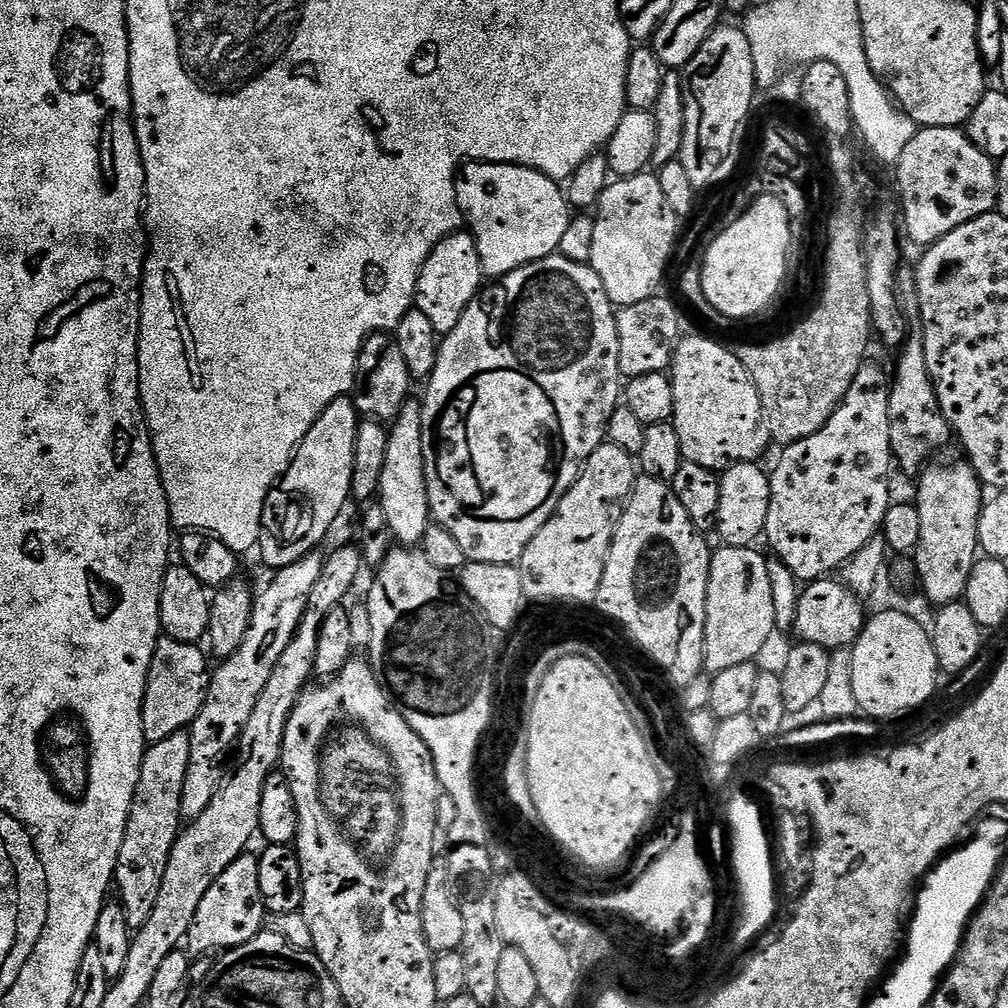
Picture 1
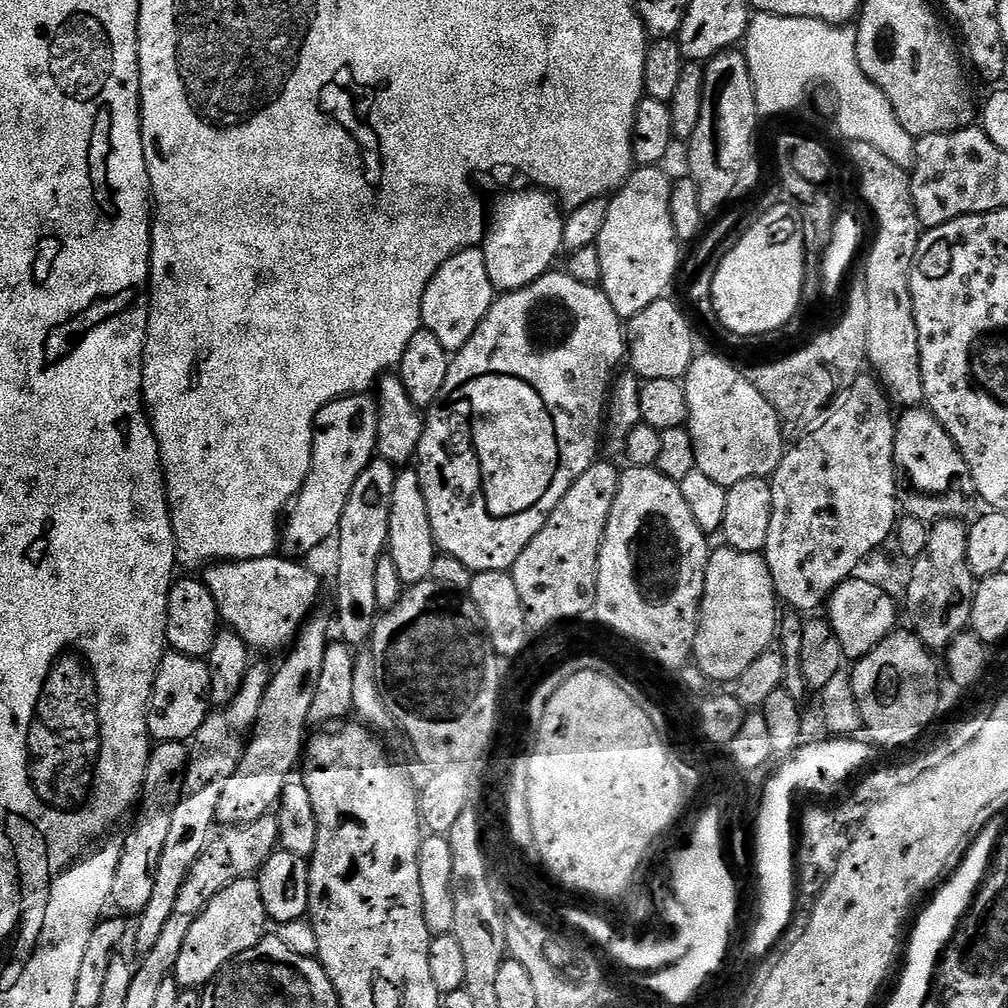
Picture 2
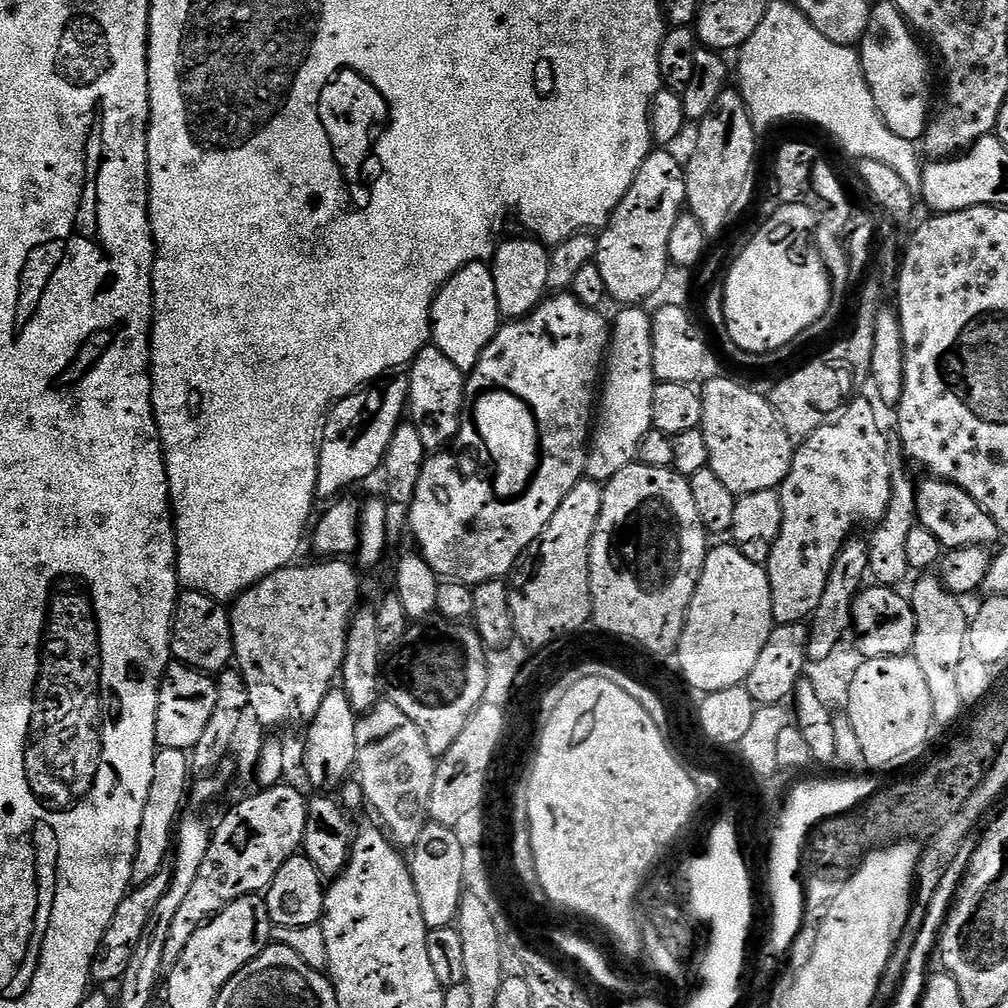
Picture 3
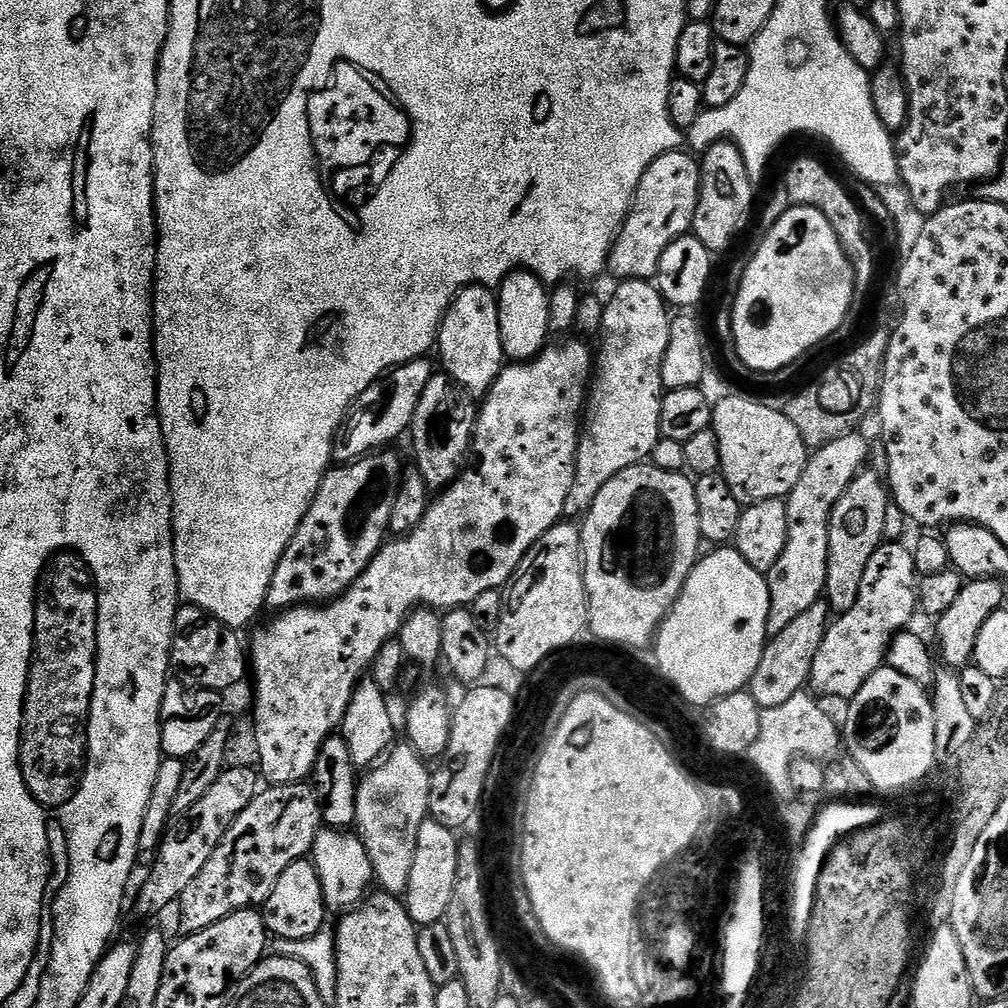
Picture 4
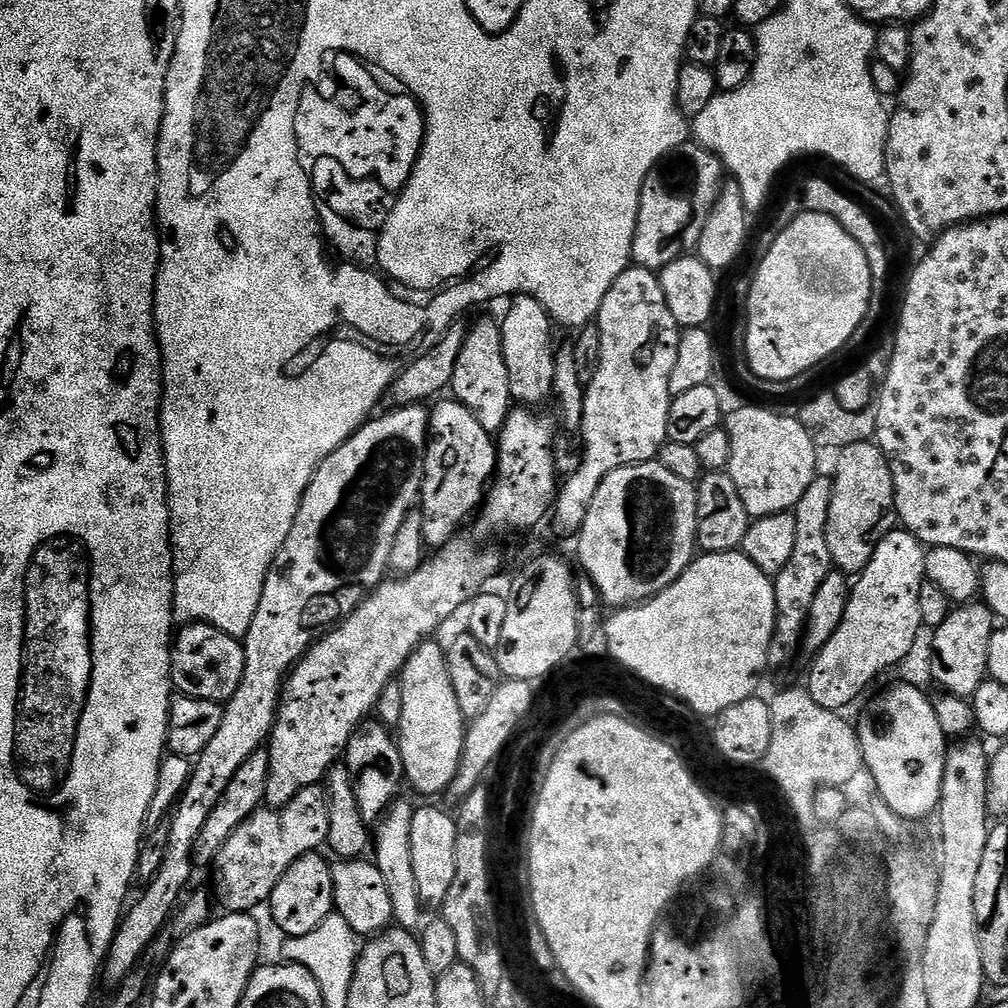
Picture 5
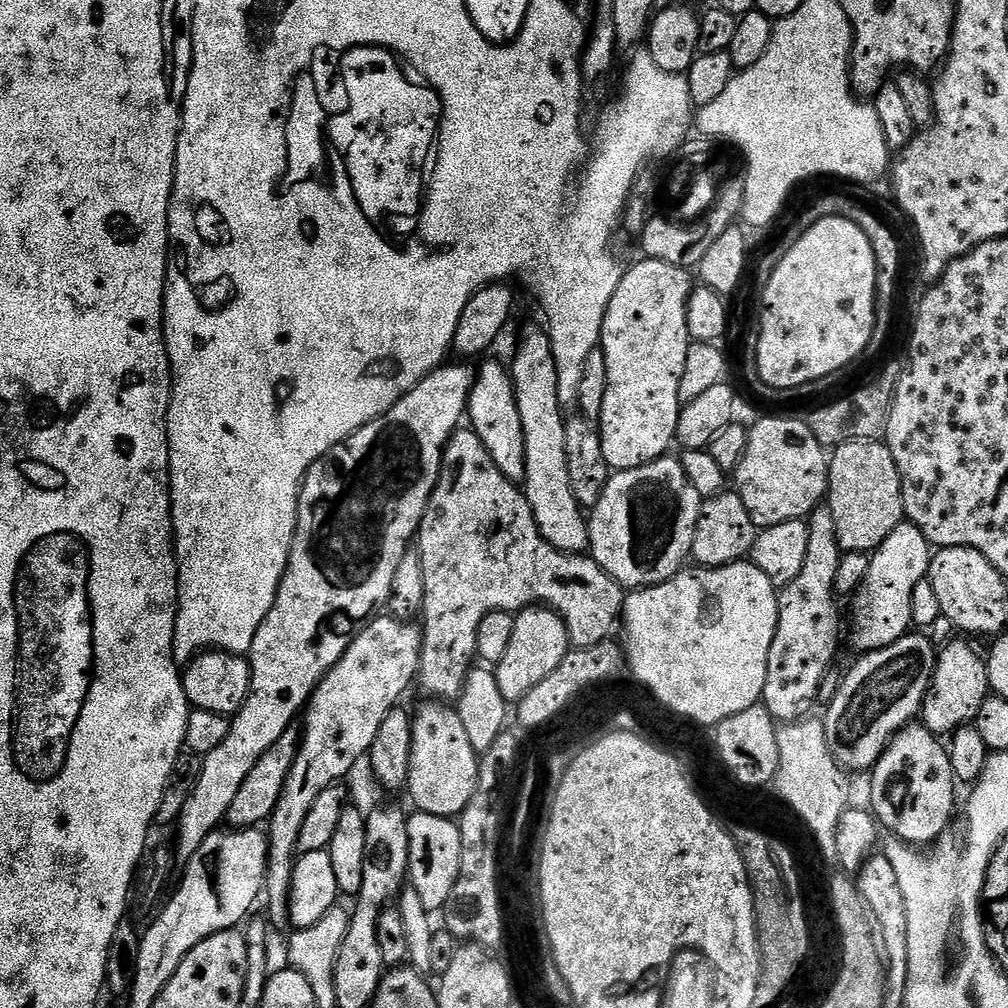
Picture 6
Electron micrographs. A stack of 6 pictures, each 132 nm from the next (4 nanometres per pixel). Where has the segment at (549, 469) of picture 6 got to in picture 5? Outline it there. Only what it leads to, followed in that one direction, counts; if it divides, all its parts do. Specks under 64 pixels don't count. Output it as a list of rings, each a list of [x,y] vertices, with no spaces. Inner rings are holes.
[[[528,295],[513,297],[509,304],[506,316],[501,319],[501,328],[512,399],[524,406],[540,406],[536,404],[549,399],[553,390],[553,358],[556,348],[552,344],[552,319],[542,304]]]

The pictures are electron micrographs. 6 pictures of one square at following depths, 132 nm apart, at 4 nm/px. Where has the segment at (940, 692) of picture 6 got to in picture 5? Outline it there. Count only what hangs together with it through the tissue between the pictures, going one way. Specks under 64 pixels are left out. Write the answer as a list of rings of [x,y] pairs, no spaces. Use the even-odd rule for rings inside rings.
[[[969,602],[953,607],[952,613],[932,633],[932,676],[943,691],[951,696],[971,698],[988,675],[990,638],[994,631],[994,617],[987,604]]]

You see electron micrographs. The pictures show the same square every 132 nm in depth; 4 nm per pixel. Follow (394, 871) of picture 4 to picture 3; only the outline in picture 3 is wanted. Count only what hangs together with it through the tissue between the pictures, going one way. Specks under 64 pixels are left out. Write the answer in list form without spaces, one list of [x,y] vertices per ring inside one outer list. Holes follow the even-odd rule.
[[[386,698],[377,699],[372,711],[365,712],[356,721],[356,766],[355,779],[364,796],[364,804],[372,807],[377,816],[379,827],[383,829],[389,840],[401,850],[411,850],[414,842],[418,842],[418,834],[422,834],[425,824],[429,823],[427,802],[434,783],[437,757],[430,754],[430,746],[426,746],[426,738],[394,702]]]

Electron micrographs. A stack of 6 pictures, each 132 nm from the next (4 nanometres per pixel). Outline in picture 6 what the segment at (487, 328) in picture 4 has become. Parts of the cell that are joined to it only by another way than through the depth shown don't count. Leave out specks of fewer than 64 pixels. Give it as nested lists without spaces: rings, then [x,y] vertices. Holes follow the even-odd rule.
[[[487,360],[476,368],[476,380],[468,394],[466,416],[469,421],[472,419],[470,427],[478,434],[478,438],[482,438],[482,446],[490,450],[494,466],[498,466],[508,480],[520,482],[526,474],[526,439],[523,437],[522,417],[516,405],[512,373],[498,361]]]

